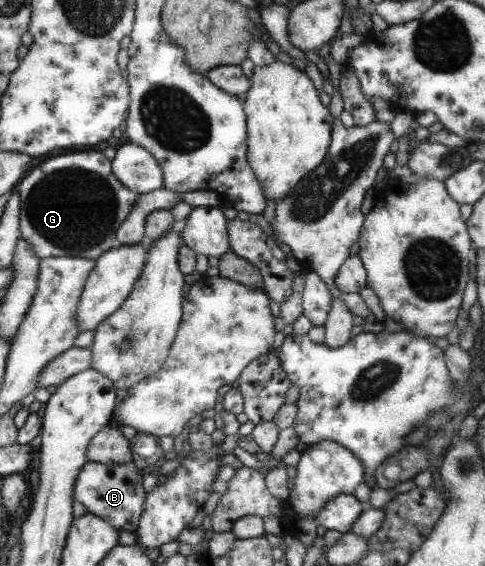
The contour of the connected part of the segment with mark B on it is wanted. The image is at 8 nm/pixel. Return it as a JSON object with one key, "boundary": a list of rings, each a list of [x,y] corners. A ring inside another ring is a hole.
{"boundary":[[[90,461],[78,478],[76,502],[82,503],[88,512],[105,518],[106,522],[118,530],[135,533],[141,523],[141,516],[145,513],[145,501],[148,497],[143,488],[144,474],[134,462],[102,464]]]}

